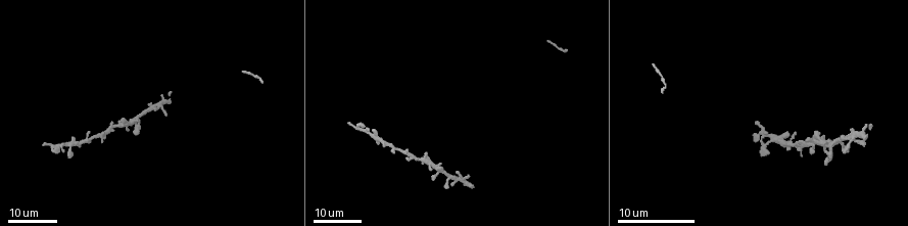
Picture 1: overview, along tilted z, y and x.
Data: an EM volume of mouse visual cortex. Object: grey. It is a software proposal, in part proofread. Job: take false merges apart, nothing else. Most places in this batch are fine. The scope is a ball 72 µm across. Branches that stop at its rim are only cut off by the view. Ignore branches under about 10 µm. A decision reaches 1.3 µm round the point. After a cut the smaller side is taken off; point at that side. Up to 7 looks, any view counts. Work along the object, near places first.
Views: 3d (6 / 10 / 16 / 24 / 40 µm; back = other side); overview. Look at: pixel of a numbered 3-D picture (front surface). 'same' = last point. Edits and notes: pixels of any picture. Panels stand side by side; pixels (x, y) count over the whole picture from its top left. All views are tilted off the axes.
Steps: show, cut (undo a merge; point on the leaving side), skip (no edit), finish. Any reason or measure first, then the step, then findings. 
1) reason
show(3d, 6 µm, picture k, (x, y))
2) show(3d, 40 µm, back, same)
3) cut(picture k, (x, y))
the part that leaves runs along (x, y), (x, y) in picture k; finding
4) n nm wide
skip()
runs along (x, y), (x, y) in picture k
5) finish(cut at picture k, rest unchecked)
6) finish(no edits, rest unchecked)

side arm on a straight run
show(3d, 24 µm, picture 1, (394, 149))

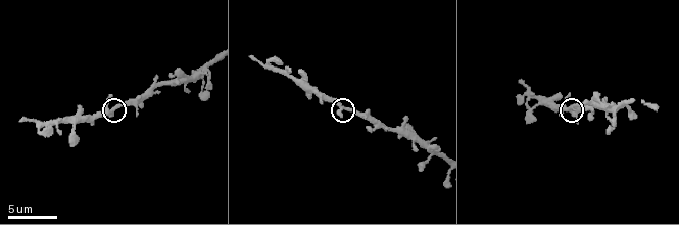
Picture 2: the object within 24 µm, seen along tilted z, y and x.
show(3d, 6 µm, picture 2, (341, 106))

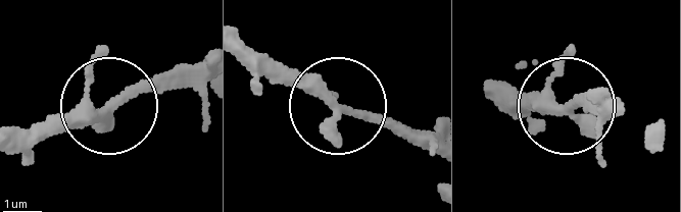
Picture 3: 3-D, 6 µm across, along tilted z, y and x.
skip()
runs along (197, 65), (13, 134) in picture 3; one cell here

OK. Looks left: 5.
calibre changes
show(3d, 10 µm, picture 2, (69, 119))

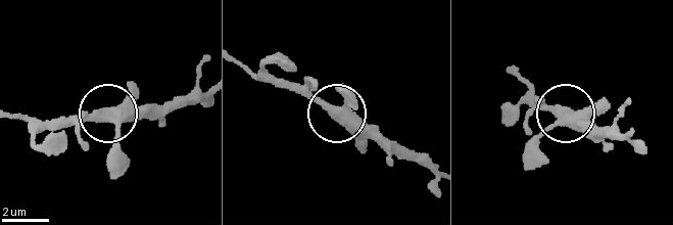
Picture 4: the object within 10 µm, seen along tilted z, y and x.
3 arms
skip()
runs along (432, 172), (397, 156), (288, 81) in picture 4; continuous, no second cell

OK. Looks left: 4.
show(3d, 6 µm, picture 2, (154, 88))

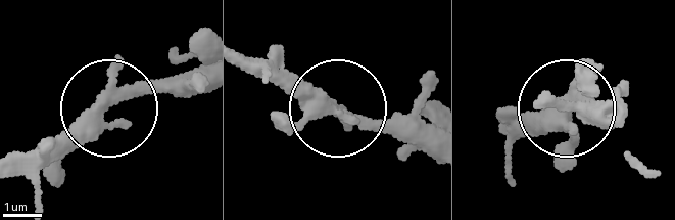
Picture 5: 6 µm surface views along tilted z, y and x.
show(3d, 6 µm, back, picture 5, (101, 106))

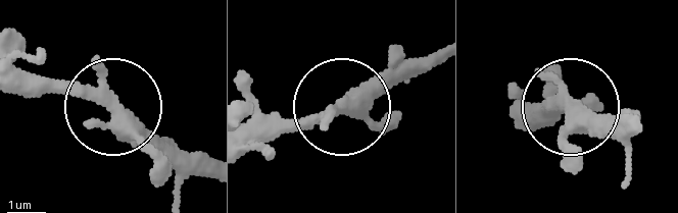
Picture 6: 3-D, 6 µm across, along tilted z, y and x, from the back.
340 nm wide
skip()
continuous, no second cell

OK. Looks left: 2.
finish(no edits, rest unchecked)

